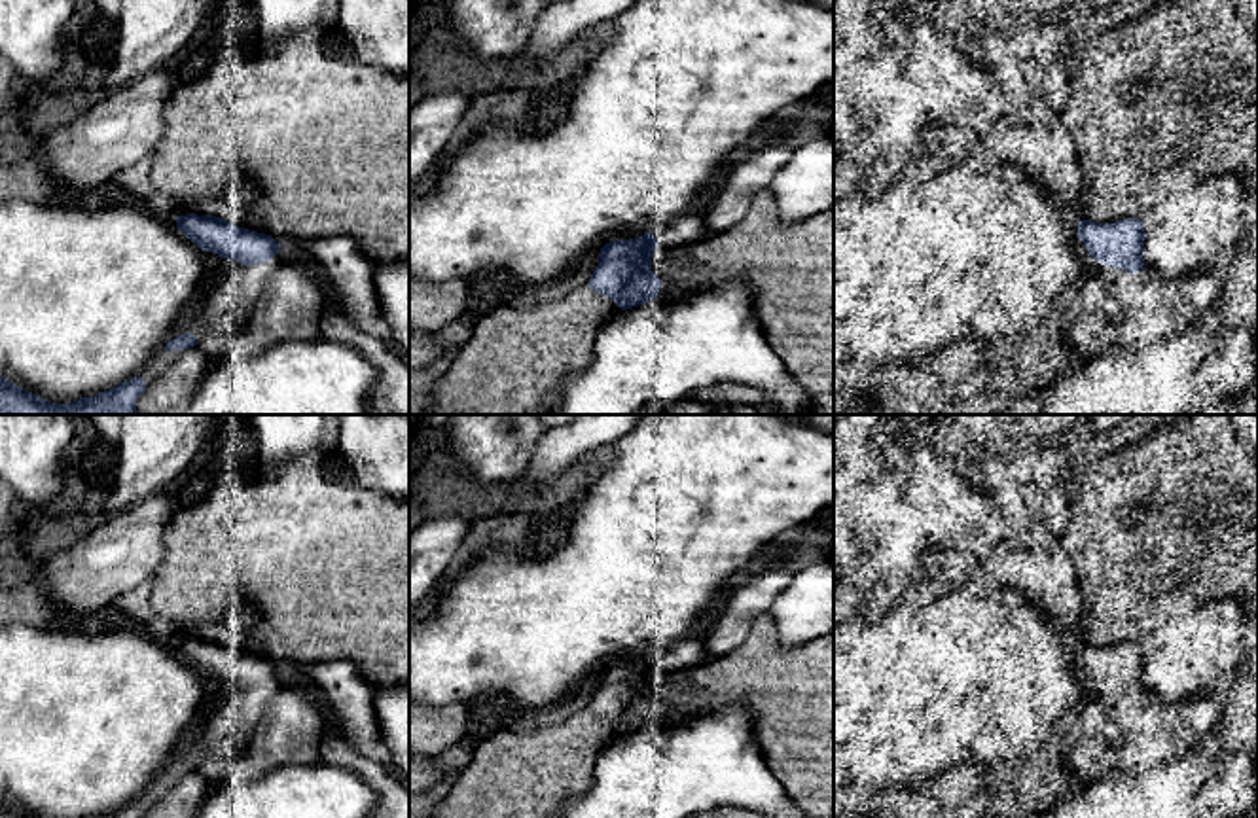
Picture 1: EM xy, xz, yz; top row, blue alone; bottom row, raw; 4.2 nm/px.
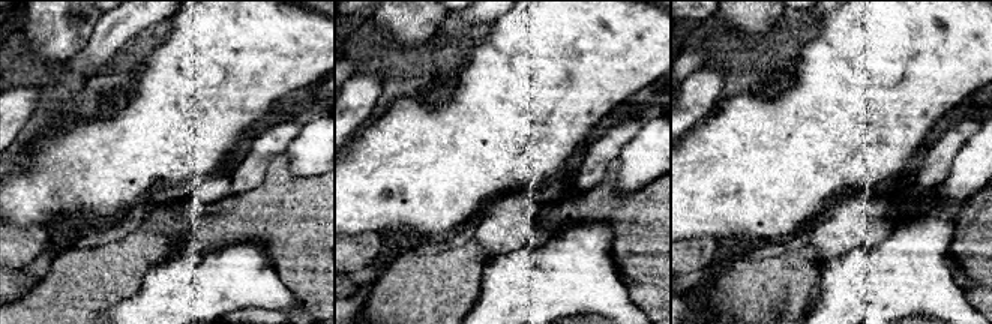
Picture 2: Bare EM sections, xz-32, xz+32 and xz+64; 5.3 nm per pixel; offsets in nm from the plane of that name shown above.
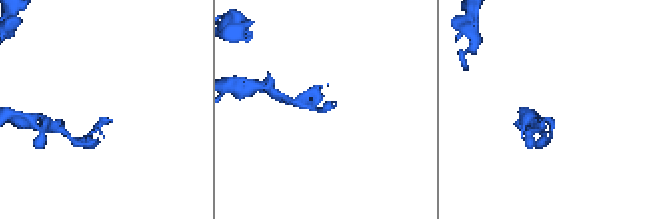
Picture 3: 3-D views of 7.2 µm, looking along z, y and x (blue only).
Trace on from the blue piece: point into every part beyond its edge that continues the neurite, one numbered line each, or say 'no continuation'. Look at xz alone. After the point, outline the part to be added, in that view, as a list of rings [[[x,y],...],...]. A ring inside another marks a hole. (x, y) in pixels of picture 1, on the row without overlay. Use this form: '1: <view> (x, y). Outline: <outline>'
no continuation

